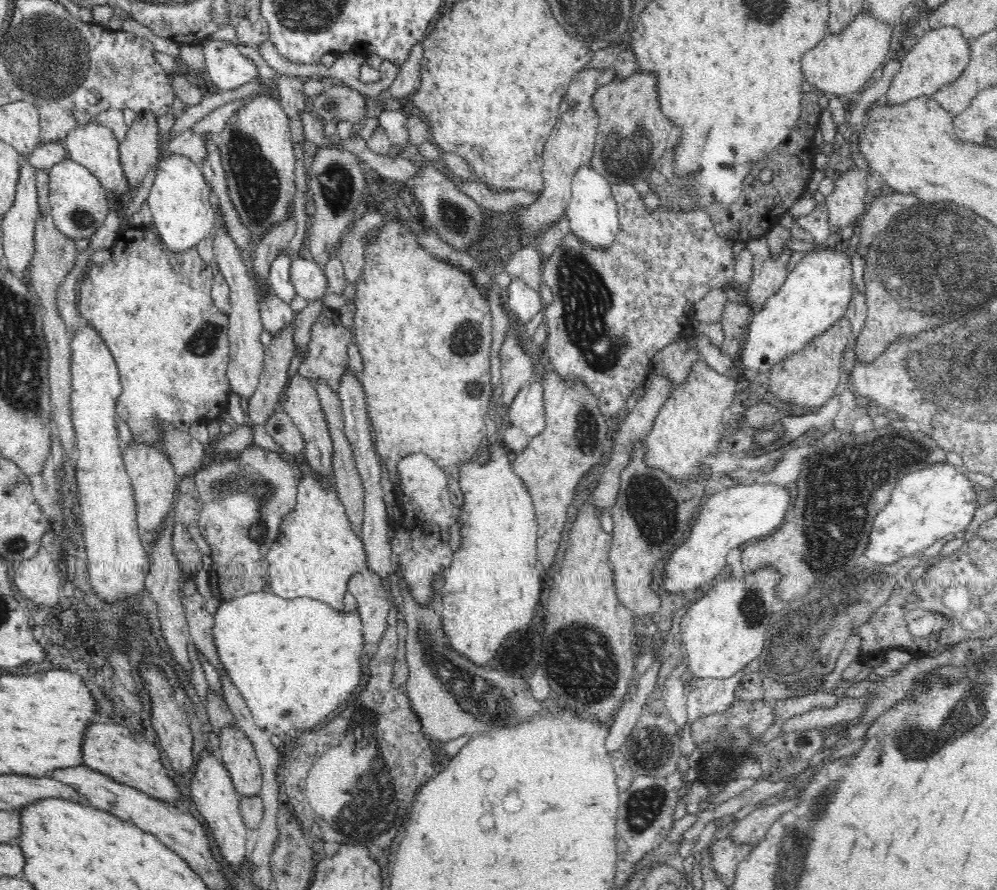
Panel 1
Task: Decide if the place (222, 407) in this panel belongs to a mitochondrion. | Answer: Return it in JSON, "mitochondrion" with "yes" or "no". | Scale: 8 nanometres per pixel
{"mitochondrion":"no"}

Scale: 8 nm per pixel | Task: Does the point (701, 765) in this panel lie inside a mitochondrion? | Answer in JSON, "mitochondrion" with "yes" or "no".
{"mitochondrion":"no"}

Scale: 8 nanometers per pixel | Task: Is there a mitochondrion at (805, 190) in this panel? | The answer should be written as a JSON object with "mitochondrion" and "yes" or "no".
{"mitochondrion":"no"}

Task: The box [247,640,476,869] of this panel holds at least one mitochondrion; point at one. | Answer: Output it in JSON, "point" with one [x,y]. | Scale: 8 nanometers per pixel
{"point":[371,812]}

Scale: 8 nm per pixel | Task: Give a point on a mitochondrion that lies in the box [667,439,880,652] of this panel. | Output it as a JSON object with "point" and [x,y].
{"point":[817,613]}

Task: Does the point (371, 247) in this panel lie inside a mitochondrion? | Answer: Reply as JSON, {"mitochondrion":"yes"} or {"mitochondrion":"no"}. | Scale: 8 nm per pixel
{"mitochondrion":"no"}

